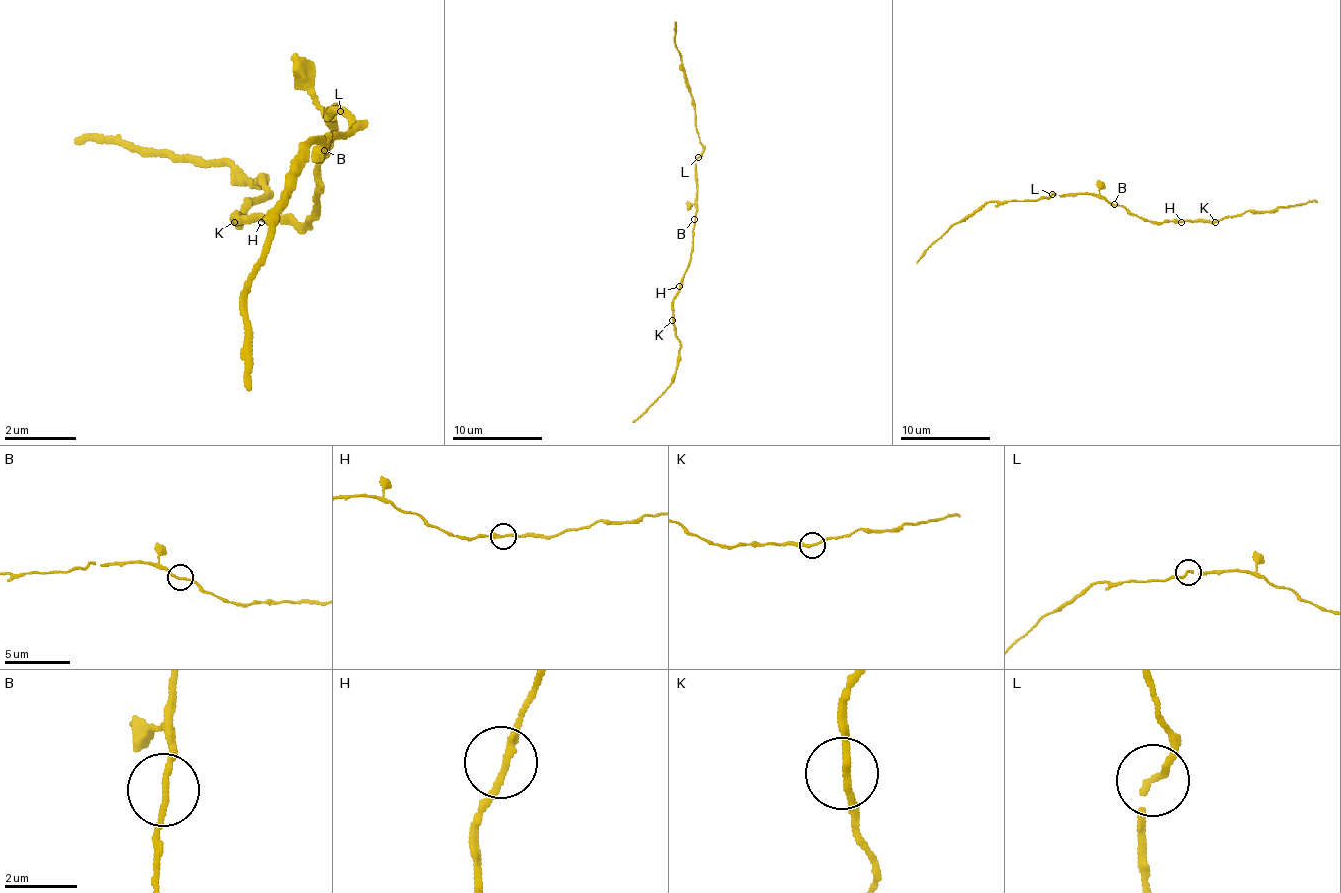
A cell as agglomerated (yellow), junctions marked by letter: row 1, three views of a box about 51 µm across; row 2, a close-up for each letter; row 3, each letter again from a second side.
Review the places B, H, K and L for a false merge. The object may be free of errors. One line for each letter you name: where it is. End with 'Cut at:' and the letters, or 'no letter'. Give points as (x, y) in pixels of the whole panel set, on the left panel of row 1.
Cut at: no letter

